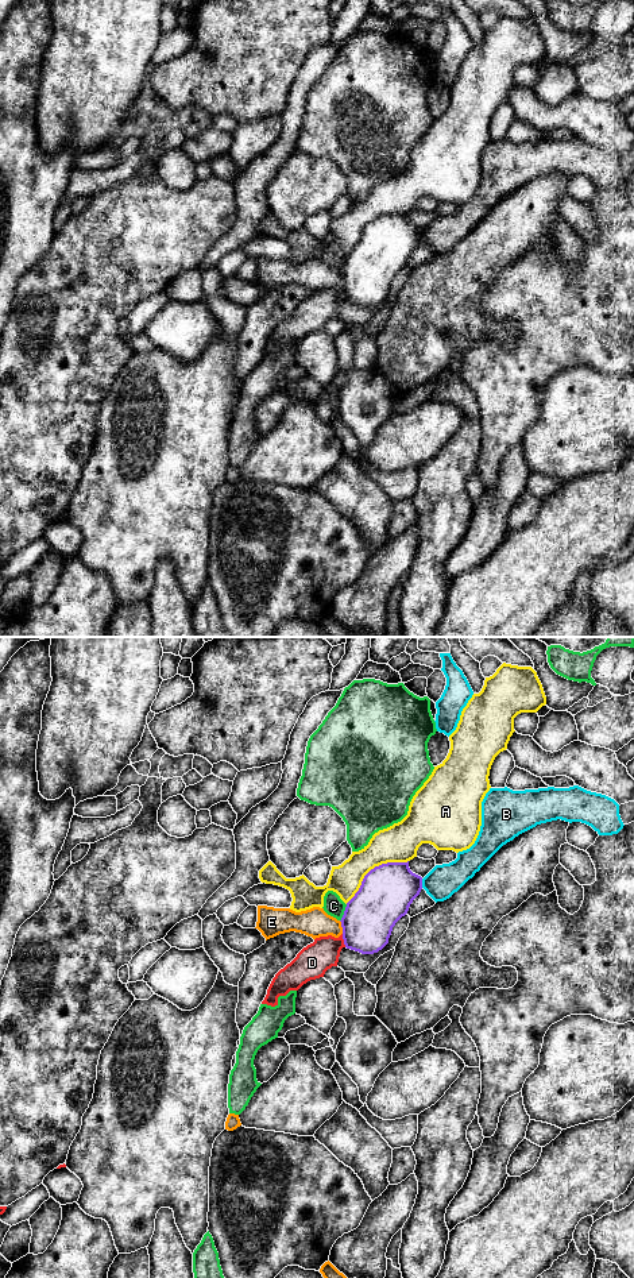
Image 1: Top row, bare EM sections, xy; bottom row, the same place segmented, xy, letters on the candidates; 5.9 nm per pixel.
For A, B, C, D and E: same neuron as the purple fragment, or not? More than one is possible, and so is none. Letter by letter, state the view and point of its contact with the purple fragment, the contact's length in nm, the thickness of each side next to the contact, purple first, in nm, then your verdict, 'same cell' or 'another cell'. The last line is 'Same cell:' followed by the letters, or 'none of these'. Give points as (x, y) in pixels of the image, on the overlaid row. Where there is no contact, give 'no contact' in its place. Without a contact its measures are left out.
A: meets purple in xy at (374, 868); contact 460 nm long; 320 nm thick on the purple side, 220 nm on the other; another cell
B: meets purple in xy at (421, 883); contact 60 nm long; 320 nm thick on the purple side, 190 nm on the other; another cell
C: meets purple in xy at (344, 912); contact 110 nm long; 320 nm thick on the purple side, 120 nm on the other; another cell
D: meets purple in xy at (344, 941); contact 80 nm long; 300 nm thick on the purple side, 200 nm on the other; another cell
E: meets purple in xy at (341, 926); contact 80 nm long; 300 nm thick on the purple side, 170 nm on the other; another cell
Same cell: none of these

